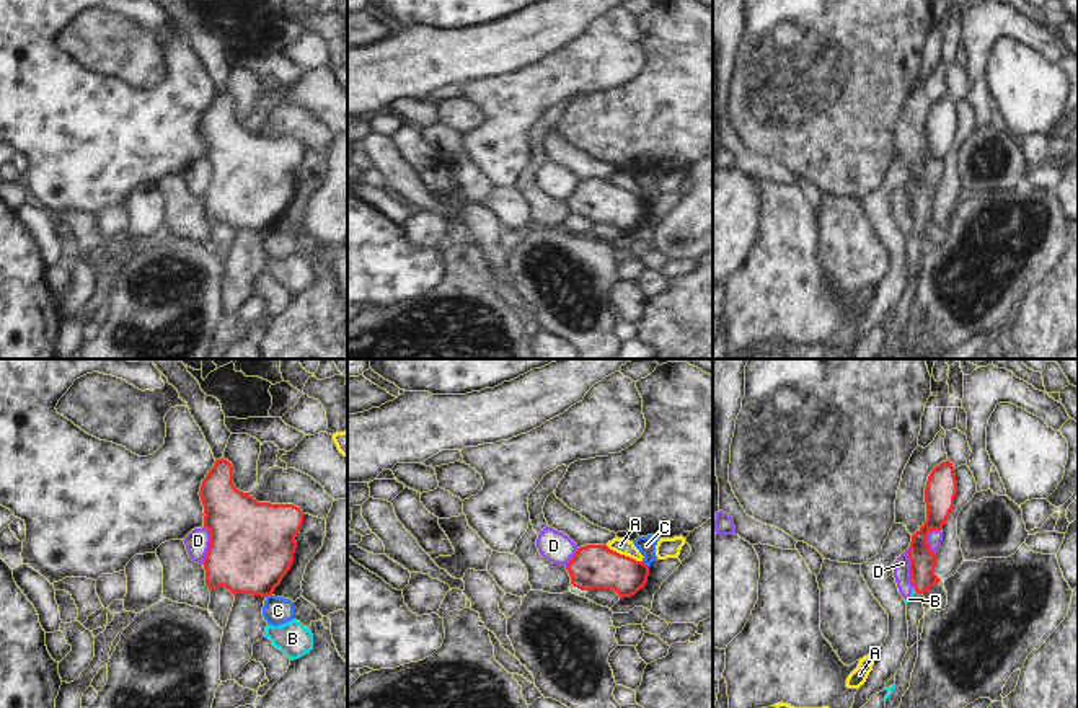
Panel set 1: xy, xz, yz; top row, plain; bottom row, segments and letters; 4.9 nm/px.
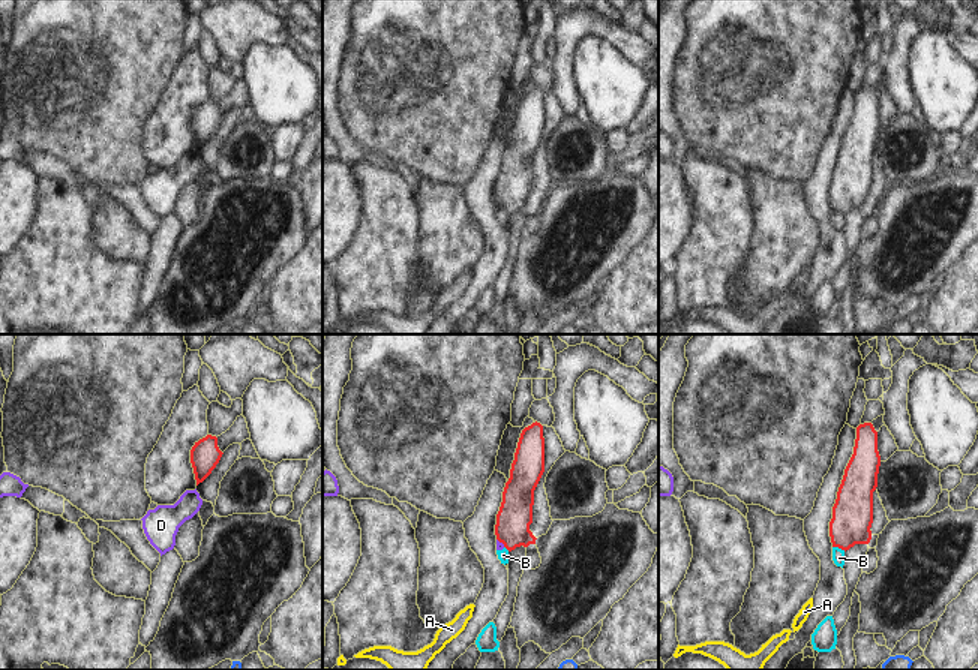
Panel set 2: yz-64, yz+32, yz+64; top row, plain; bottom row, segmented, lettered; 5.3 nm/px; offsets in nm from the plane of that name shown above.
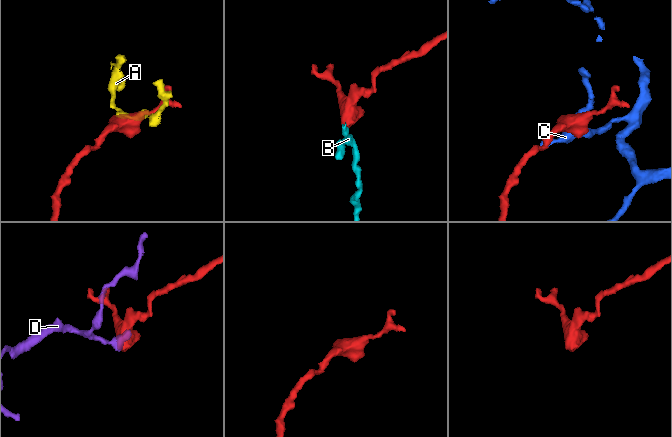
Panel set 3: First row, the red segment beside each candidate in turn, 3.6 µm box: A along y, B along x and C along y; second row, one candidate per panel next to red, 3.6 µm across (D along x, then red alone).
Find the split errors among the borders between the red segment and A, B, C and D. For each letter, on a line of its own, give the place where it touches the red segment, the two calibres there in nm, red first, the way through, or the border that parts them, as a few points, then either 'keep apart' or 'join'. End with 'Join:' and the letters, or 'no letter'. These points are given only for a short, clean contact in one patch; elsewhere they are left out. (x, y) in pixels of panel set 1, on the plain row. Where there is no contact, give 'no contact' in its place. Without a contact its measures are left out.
A: meets red in xz at (623, 190); 220 nm thick on the red side, 80 nm on the other; keep apart
B: meets red in yz at (915, 224); 130 nm thick on the red side, 20 nm on the other; border along yz (914, 221), (915, 225); keep apart
C: meets red in xz at (645, 198); 220 nm thick on the red side, 90 nm on the other; border along xz (641, 196), (648, 201); keep apart
D: meets red in yz at (910, 201); 130 nm thick on the red side, 80 nm on the other; border along yz (909, 181), (909, 212), (914, 221); keep apart
Join: no letter

